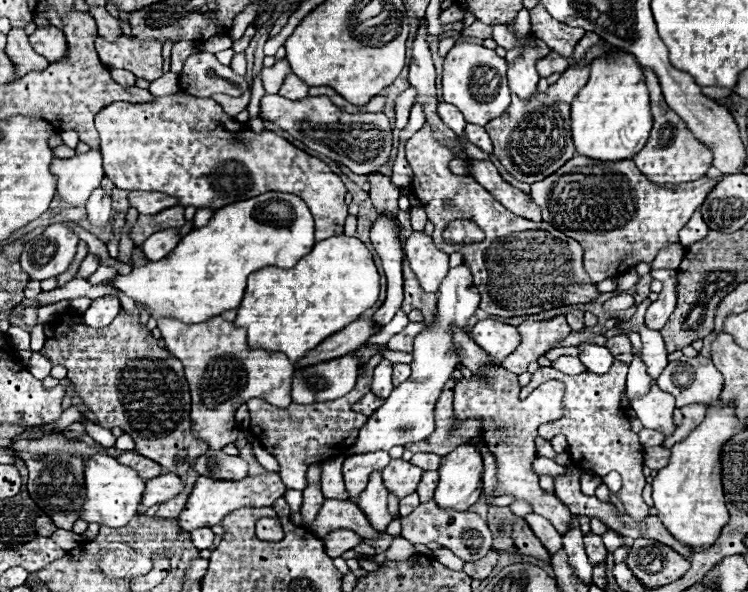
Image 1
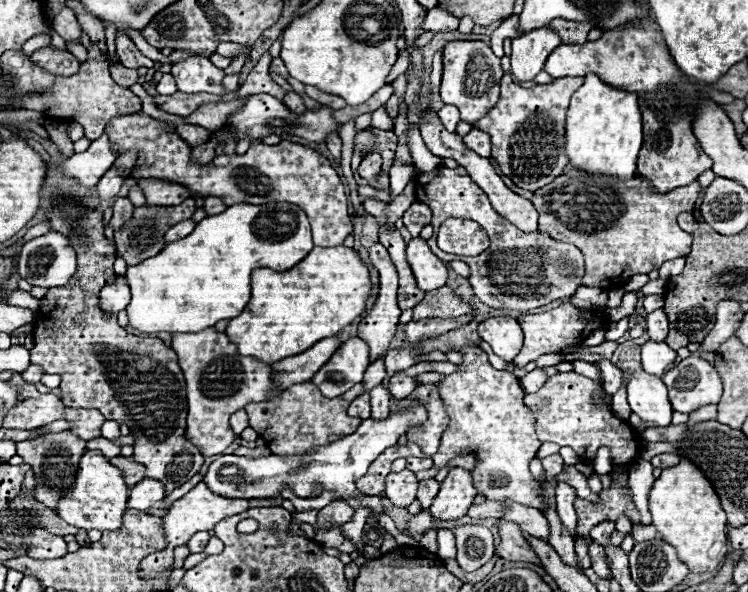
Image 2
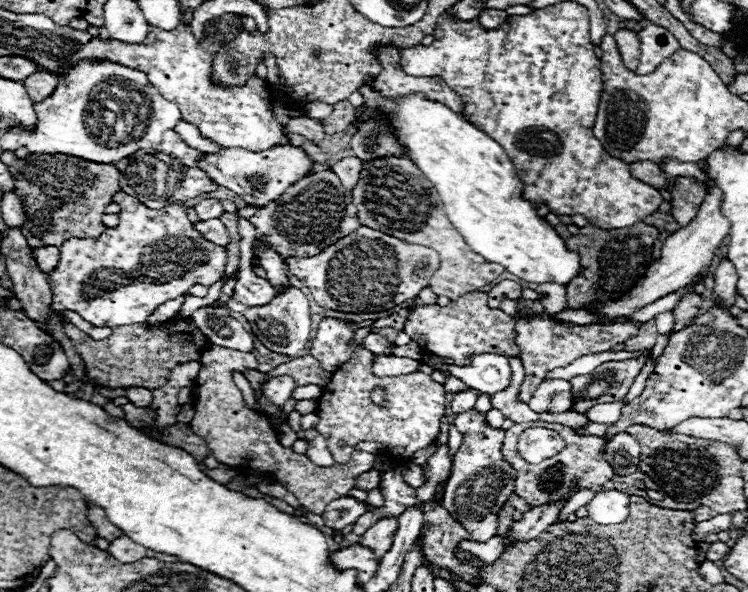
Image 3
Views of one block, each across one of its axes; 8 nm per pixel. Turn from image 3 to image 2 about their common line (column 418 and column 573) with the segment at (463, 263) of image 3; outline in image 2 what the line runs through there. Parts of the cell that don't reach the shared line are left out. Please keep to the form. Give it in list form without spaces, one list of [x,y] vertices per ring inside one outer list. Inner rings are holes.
[[[568,170],[568,174],[558,176],[556,182],[536,190],[532,204],[540,214],[540,232],[558,242],[584,248],[586,274],[582,286],[606,290],[624,286],[634,274],[648,274],[668,260],[688,256],[692,236],[678,226],[676,218],[680,212],[690,212],[694,208],[700,190],[698,182],[692,182],[658,194],[640,176],[618,182],[618,178]]]

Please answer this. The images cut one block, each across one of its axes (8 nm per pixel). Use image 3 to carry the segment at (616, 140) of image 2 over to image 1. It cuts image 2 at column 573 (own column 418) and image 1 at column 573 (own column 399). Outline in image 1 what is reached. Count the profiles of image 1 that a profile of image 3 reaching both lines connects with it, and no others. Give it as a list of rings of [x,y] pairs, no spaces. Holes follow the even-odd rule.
[[[612,50],[590,64],[590,80],[572,100],[572,140],[576,152],[596,160],[626,160],[640,152],[650,136],[652,114],[644,70],[632,54]]]

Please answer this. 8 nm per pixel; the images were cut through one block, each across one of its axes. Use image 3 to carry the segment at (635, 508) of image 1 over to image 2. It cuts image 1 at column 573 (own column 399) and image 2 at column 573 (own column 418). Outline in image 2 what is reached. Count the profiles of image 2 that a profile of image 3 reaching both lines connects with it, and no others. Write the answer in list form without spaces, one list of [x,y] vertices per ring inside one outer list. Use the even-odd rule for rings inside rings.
[[[562,372],[550,376],[546,384],[534,392],[524,396],[524,404],[536,412],[534,428],[542,442],[556,442],[560,446],[570,446],[580,460],[590,462],[596,456],[600,446],[610,446],[614,464],[634,464],[640,454],[638,432],[624,420],[616,418],[608,408],[596,408],[592,404],[592,394],[598,384],[586,376],[570,376],[570,372]]]

